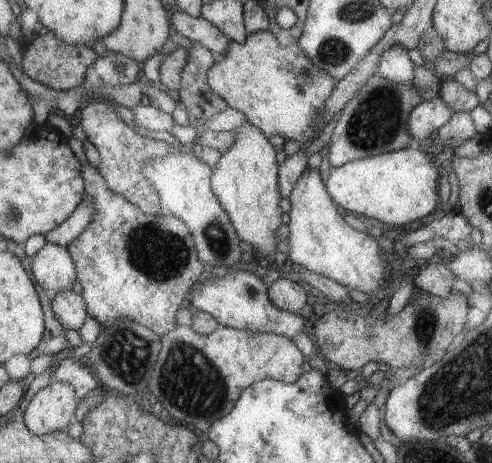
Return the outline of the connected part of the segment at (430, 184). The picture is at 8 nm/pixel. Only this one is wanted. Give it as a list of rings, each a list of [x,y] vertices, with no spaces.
[[[400,148],[331,168],[326,180],[329,196],[343,210],[363,214],[392,226],[403,226],[407,222],[427,216],[437,200],[437,170],[423,154],[415,148]]]

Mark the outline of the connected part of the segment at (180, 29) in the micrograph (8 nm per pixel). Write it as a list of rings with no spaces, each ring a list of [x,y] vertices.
[[[174,9],[170,26],[177,34],[203,45],[213,54],[219,52],[223,55],[228,49],[230,40],[213,23],[201,16],[193,18],[179,9]]]

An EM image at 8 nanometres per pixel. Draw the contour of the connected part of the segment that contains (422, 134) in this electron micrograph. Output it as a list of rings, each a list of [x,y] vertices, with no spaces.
[[[440,97],[428,102],[419,102],[409,111],[406,128],[410,138],[423,140],[433,137],[436,130],[452,115]]]

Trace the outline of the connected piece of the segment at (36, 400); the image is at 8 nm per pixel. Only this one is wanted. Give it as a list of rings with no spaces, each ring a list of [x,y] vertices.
[[[53,379],[28,404],[24,413],[25,424],[38,435],[67,430],[75,422],[77,404],[79,399],[73,384]]]

